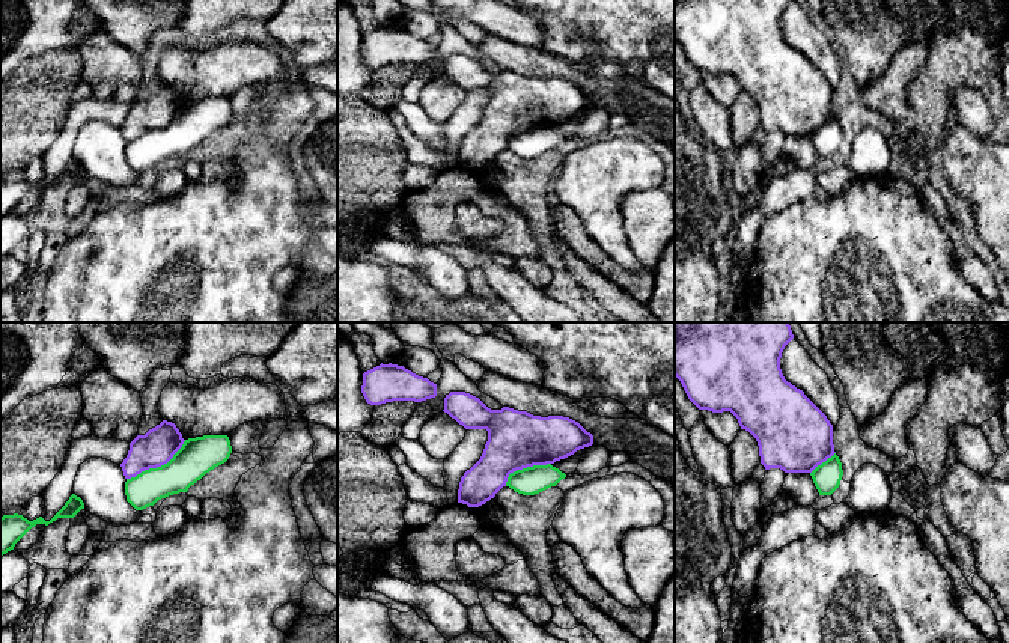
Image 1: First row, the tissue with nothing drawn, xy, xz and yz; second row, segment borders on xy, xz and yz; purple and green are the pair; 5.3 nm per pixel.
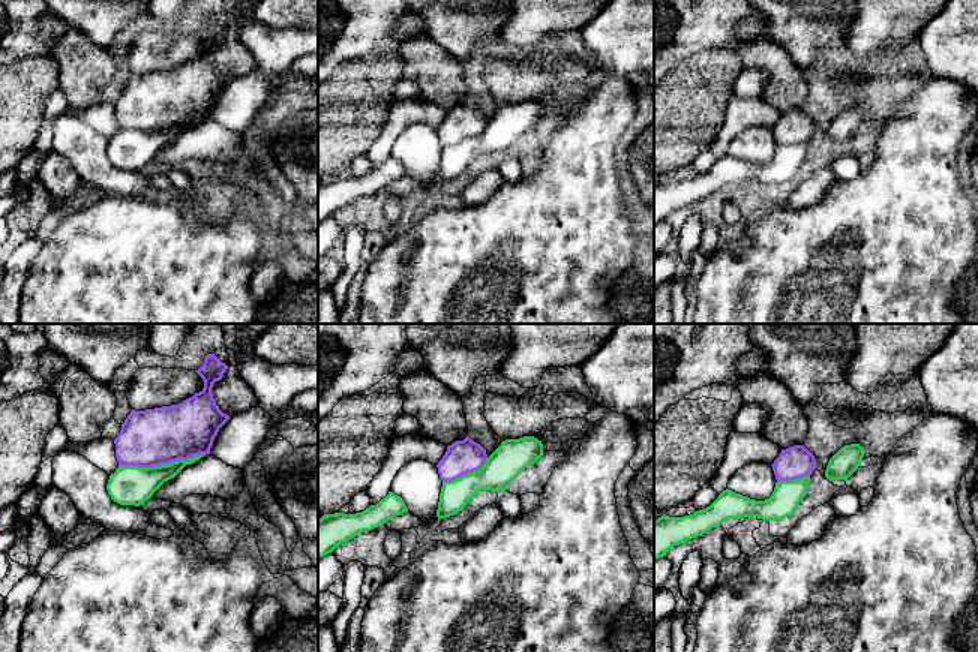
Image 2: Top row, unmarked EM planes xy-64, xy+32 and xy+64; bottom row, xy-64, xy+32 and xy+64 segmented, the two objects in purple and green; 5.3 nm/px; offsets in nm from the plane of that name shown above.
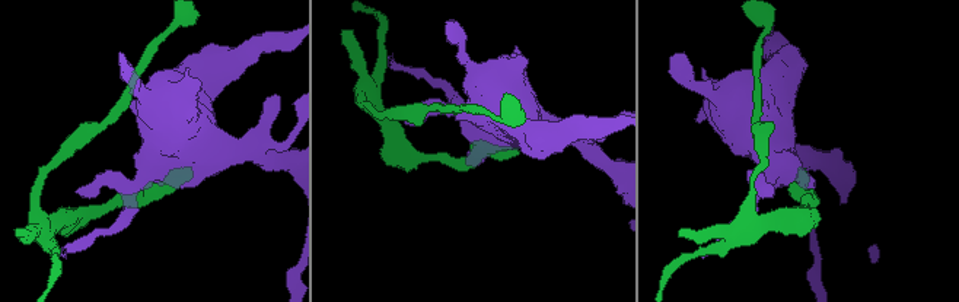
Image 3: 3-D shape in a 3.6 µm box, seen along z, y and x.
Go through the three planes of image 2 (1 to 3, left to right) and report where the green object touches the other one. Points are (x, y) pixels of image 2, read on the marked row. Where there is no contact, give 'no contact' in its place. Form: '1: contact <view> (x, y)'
1: contact xy-64 (161, 463)
2: contact xy+32 (465, 474)
3: contact xy+64 (792, 478)

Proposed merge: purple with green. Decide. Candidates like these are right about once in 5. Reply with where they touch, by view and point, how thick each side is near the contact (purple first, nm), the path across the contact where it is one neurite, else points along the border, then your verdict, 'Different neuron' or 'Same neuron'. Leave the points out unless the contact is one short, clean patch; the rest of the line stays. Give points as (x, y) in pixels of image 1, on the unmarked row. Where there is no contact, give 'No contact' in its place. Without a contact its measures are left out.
Touches purple at xy (157, 128). Thickness 190 nm (purple) against 200 nm. Different neuron

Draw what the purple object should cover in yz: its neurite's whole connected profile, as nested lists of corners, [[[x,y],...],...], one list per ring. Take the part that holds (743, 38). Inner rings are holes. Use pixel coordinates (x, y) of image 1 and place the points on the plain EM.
[[[675,0],[675,39],[681,44],[688,62],[699,71],[712,75],[730,74],[741,89],[758,104],[761,126],[765,133],[780,131],[785,136],[812,136],[834,114],[833,87],[827,78],[804,57],[788,45],[780,32],[785,9],[794,0]]]

